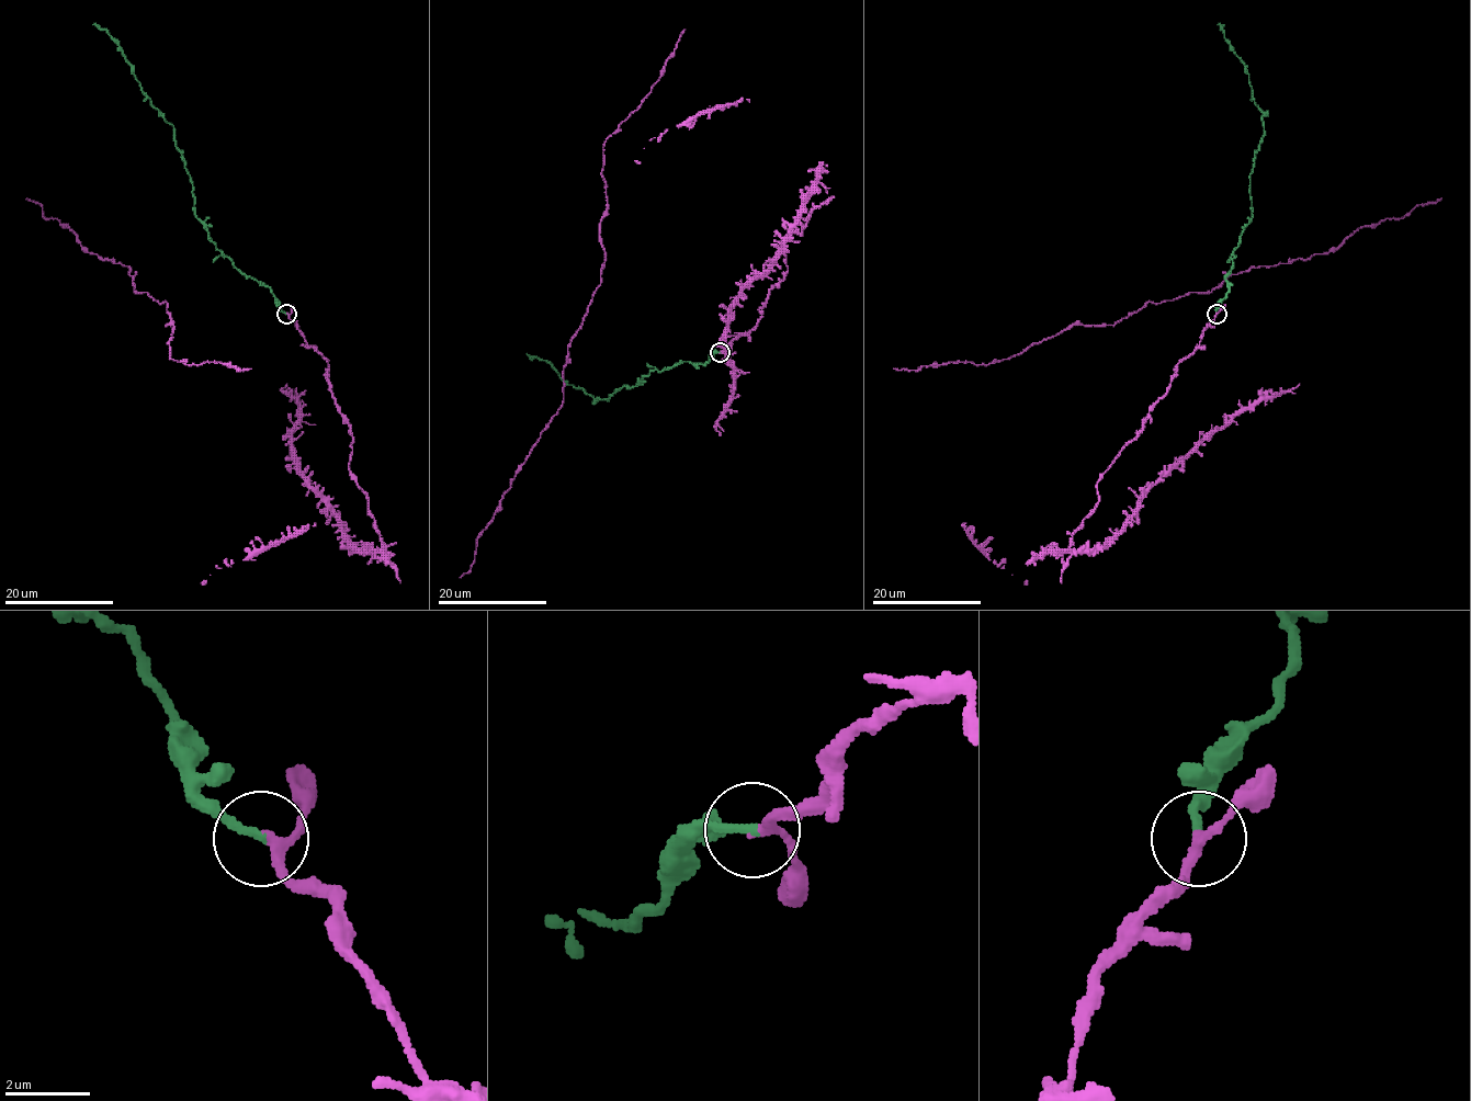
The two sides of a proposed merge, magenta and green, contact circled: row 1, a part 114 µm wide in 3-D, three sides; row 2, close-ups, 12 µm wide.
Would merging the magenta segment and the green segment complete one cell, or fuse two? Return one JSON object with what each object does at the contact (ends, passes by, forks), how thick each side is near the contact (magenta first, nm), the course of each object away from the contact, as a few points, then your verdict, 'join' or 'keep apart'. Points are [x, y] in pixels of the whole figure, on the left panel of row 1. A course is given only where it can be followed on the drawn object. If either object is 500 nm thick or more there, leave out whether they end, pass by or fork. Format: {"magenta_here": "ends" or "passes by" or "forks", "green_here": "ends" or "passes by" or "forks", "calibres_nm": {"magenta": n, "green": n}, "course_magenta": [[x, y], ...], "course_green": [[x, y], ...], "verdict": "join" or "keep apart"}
{"magenta_here": "passes by", "green_here": "ends", "calibres_nm": {"magenta": 200, "green": 220}, "course_magenta": [[286, 314], [328, 363], [353, 439], [350, 474], [380, 535], [368, 551], [297, 467], [298, 401], [286, 384]], "course_green": [[286, 314], [272, 291], [237, 270], [208, 236], [196, 217], [173, 126], [142, 90], [112, 36], [92, 24]], "verdict": "join"}

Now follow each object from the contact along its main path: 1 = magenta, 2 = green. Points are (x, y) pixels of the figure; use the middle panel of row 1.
1: (721, 352), (756, 325), (788, 270), (783, 240), (813, 208), (732, 309), (721, 435)
2: (721, 352), (705, 364), (681, 361), (652, 370), (607, 399), (593, 398), (545, 360), (527, 353)

